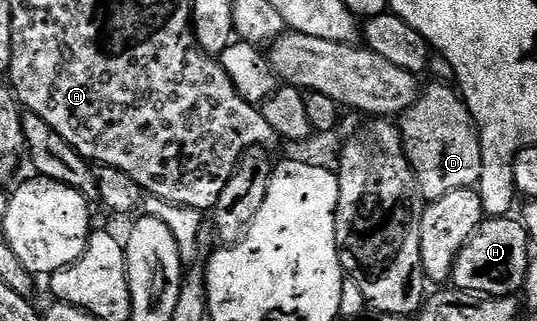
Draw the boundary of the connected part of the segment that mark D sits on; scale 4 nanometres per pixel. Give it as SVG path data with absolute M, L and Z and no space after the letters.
M447 86L426 87L397 122L418 197L427 198L428 203L449 192L478 187L481 176L479 132L462 97L451 90Z

